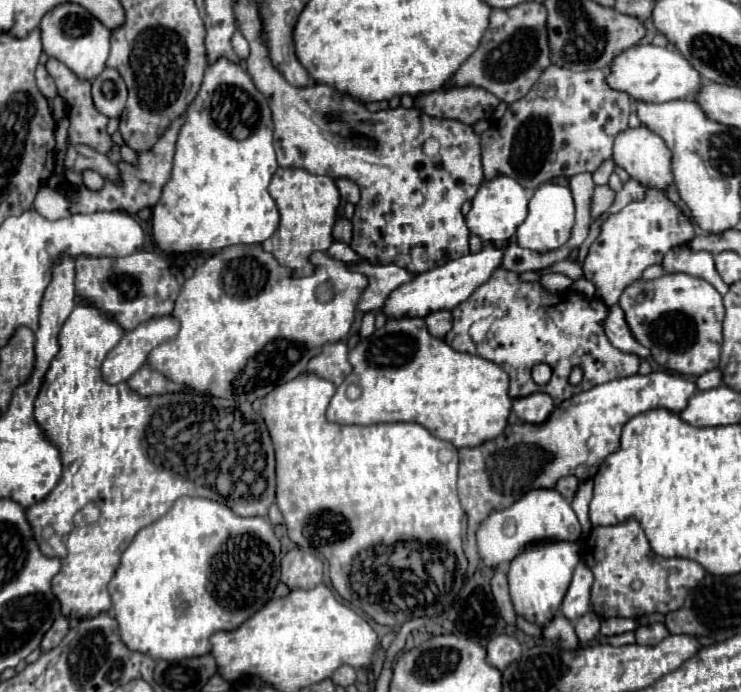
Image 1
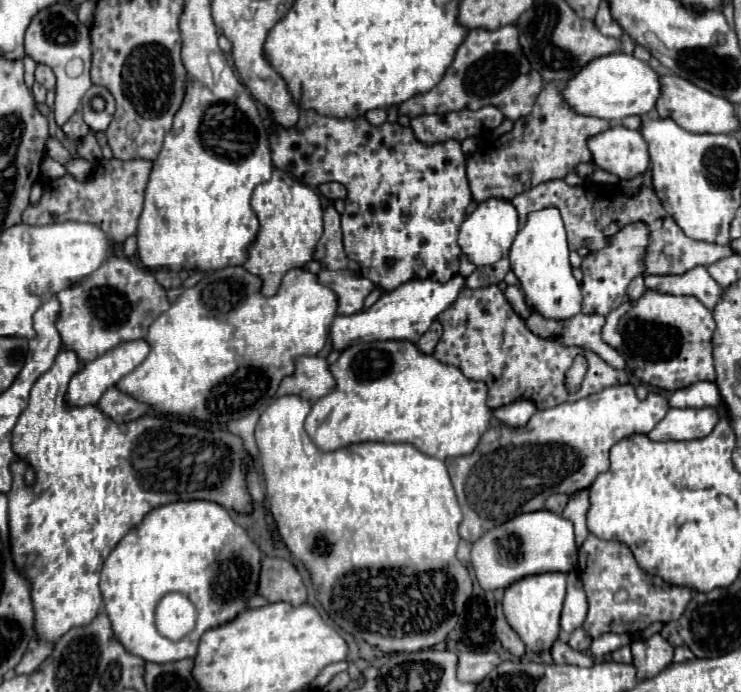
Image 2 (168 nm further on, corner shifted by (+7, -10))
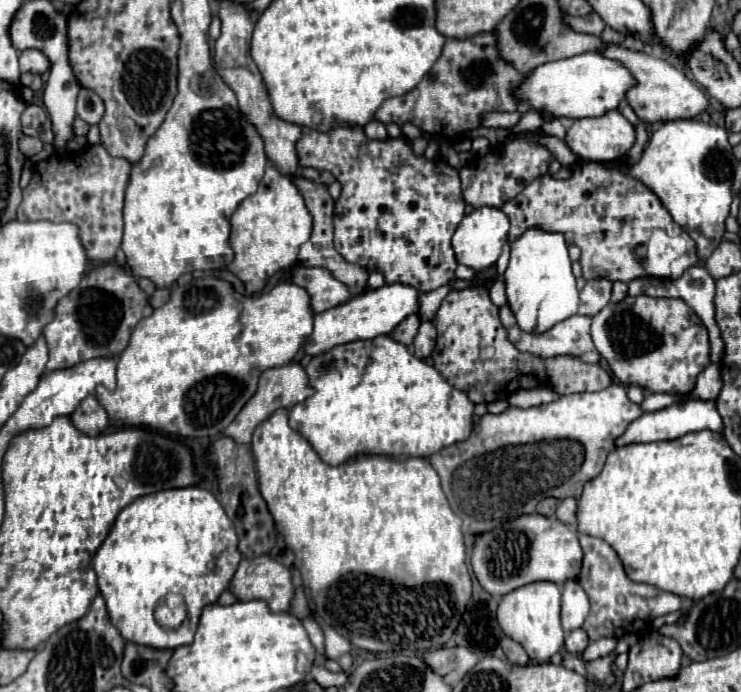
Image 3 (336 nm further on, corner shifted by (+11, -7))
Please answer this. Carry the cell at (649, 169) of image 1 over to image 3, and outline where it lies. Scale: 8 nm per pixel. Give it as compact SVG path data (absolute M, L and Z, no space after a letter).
M612 110L600 118L574 120L574 124L566 134L566 144L578 158L584 158L584 160L594 160L594 162L618 160L626 156L630 148L636 144L636 128L618 110Z

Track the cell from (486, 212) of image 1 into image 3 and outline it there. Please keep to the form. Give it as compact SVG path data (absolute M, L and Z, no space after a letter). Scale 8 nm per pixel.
M488 206L474 208L468 216L462 218L458 230L452 236L452 248L456 252L458 264L470 266L472 270L484 270L496 264L504 244L508 242L508 228L510 228L508 216L500 208L488 208Z

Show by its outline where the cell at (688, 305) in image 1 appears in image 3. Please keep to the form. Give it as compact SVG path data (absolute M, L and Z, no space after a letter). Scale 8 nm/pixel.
M640 294L628 296L622 302L610 302L592 318L592 340L622 384L636 384L650 392L686 394L694 388L696 376L710 364L708 332L696 312L680 298L652 298Z

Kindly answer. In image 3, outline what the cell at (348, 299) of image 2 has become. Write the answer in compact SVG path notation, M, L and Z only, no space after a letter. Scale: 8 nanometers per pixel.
M296 266L292 276L292 282L298 286L306 288L310 294L310 304L314 314L330 310L334 306L340 306L350 300L350 290L346 284L336 280L326 268L306 268L306 266Z

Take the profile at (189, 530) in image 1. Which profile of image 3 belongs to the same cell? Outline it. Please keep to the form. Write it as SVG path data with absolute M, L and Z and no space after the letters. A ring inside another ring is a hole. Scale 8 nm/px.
M188 486L148 494L126 506L116 516L92 566L110 620L124 640L174 650L192 644L202 610L216 604L220 594L228 590L240 560L236 528L220 502L212 492ZM168 592L182 594L188 608L188 616L178 630L164 630L154 620L154 608Z

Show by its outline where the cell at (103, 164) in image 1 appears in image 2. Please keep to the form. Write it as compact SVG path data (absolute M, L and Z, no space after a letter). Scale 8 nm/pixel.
M50 137L50 139L46 141L46 153L48 153L48 157L60 161L62 165L66 165L66 163L70 161L70 157L72 157L72 155L62 147L62 143L60 143L58 139L54 139L54 137Z

